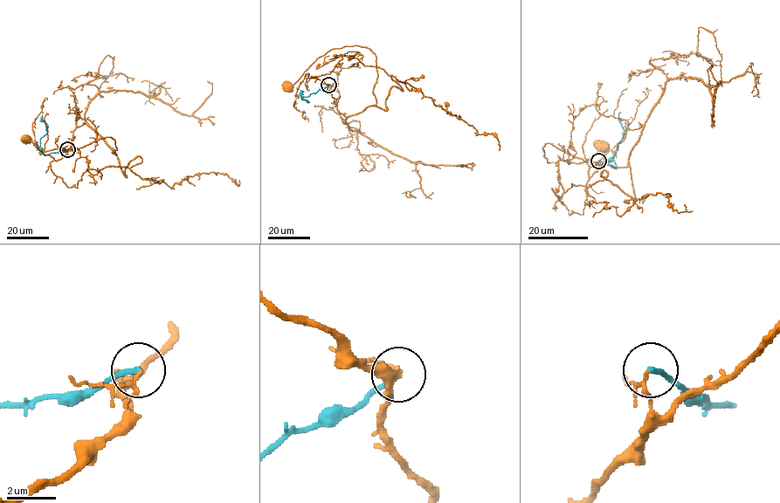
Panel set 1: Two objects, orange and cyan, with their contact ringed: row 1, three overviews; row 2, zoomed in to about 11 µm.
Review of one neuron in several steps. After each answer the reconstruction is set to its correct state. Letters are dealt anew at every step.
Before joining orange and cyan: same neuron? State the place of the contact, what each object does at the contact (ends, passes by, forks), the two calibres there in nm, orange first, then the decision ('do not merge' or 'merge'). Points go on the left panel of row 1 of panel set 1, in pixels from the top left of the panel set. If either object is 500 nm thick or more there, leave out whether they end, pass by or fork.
place (67, 149); orange passes by; cyan ends; calibres 130 and 220 nm; do not merge

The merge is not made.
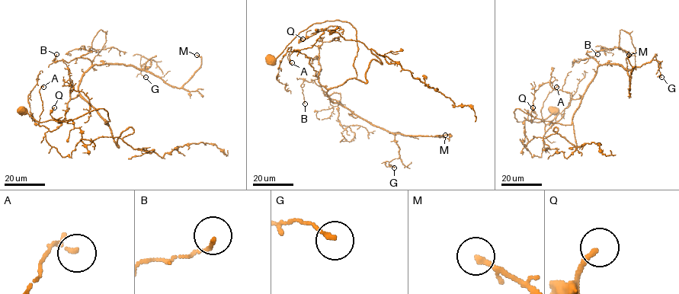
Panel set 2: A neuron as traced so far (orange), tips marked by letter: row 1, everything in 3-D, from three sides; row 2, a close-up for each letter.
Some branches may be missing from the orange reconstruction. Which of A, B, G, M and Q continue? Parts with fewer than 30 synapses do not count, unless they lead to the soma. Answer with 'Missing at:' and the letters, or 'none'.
Missing at: none

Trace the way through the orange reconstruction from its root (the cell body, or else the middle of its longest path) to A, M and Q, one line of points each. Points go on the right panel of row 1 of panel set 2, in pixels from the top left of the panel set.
A: (554, 110), (538, 122), (514, 113), (571, 125), (582, 96), (545, 131), (541, 109), (556, 87)
M: (554, 110), (538, 122), (514, 113), (571, 125), (600, 65), (620, 65), (629, 87), (629, 55)
Q: (554, 110), (538, 122), (514, 113), (572, 123), (576, 147), (555, 127), (526, 145), (533, 107)

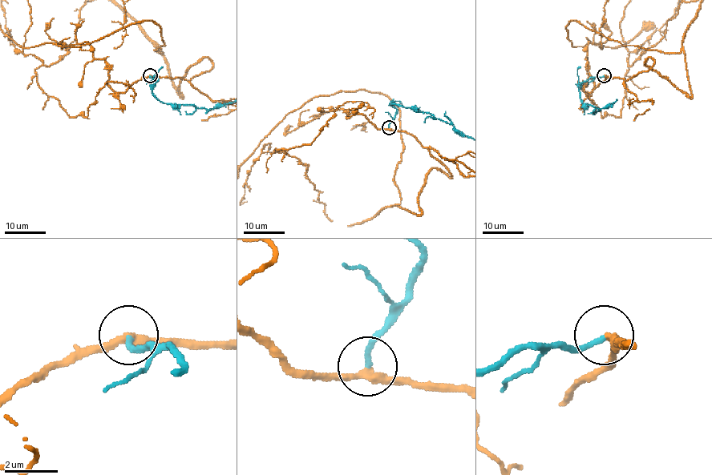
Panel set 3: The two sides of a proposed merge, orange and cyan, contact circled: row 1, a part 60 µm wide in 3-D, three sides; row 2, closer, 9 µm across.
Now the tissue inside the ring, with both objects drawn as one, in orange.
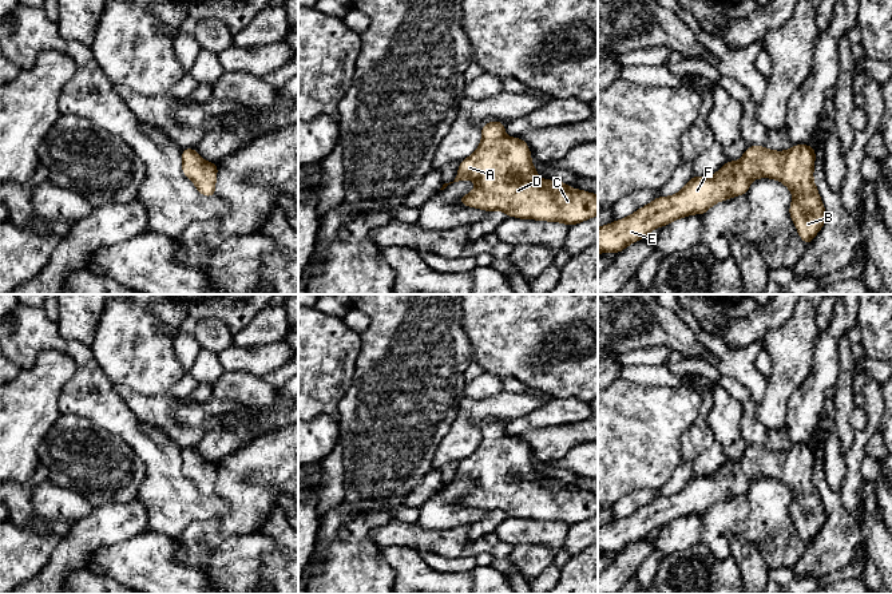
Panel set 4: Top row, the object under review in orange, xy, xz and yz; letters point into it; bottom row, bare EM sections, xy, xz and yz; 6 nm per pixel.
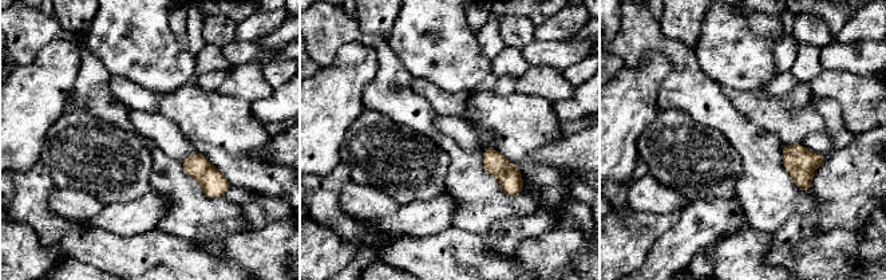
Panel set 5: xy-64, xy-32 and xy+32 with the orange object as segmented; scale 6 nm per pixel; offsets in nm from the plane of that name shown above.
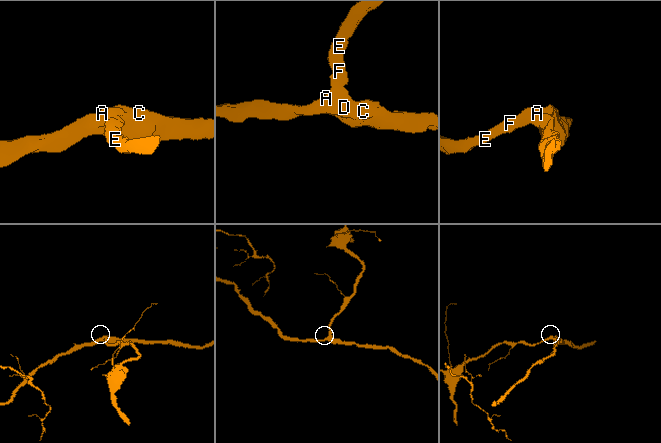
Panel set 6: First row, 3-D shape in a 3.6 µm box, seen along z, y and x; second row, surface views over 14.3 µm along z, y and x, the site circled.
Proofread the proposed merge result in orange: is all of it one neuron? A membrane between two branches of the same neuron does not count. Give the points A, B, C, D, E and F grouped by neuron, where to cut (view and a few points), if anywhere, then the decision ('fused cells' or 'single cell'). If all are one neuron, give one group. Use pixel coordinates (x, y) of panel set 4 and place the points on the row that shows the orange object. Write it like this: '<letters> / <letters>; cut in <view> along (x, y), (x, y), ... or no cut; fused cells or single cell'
A B C D E F; no cut; single cell

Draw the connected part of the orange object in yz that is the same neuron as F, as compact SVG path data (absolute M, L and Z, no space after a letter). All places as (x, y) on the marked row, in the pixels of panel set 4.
M808 144L785 151L749 146L740 161L728 161L714 175L694 175L677 194L657 197L631 215L598 227L598 254L619 253L657 227L691 214L702 215L717 202L746 195L757 178L780 181L792 191L790 218L801 239L810 245L826 221L813 181L814 159L816 151Z

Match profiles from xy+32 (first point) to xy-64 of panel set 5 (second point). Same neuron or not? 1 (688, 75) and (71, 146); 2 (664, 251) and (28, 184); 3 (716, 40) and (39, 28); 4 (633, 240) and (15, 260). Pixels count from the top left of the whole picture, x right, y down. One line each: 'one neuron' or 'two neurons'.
1: two neurons
2: two neurons
3: two neurons
4: one neuron

